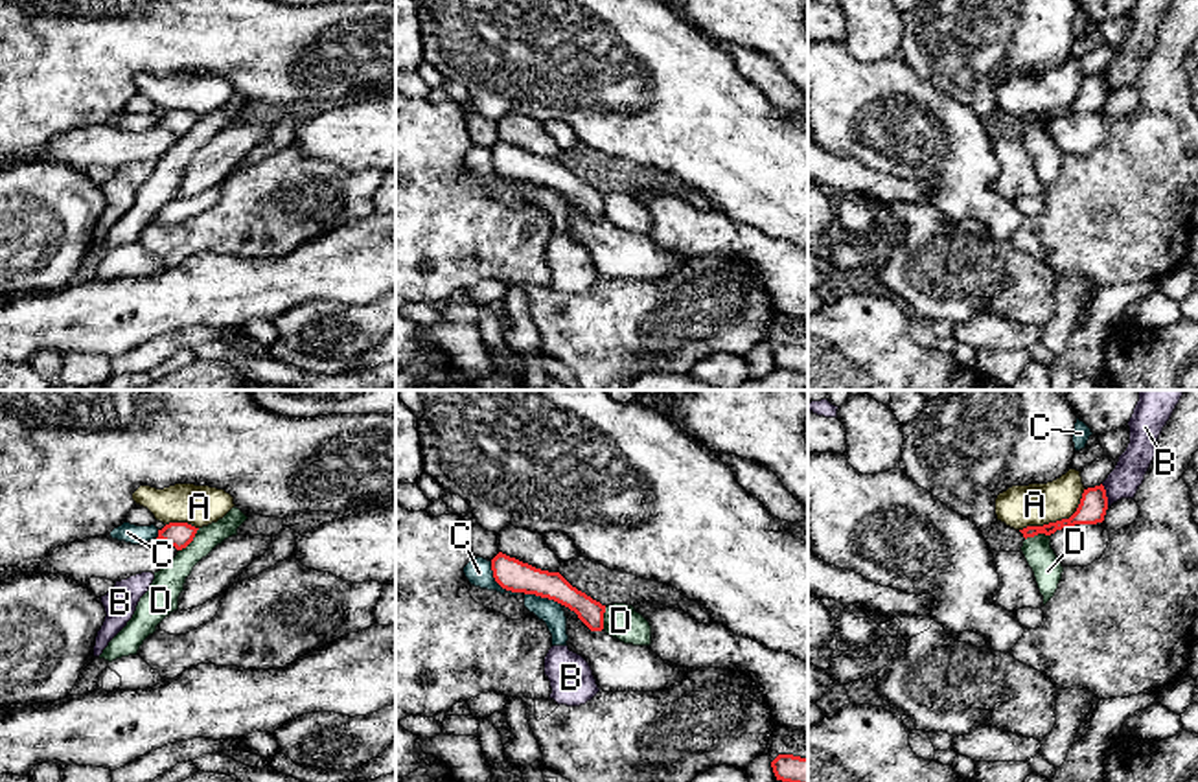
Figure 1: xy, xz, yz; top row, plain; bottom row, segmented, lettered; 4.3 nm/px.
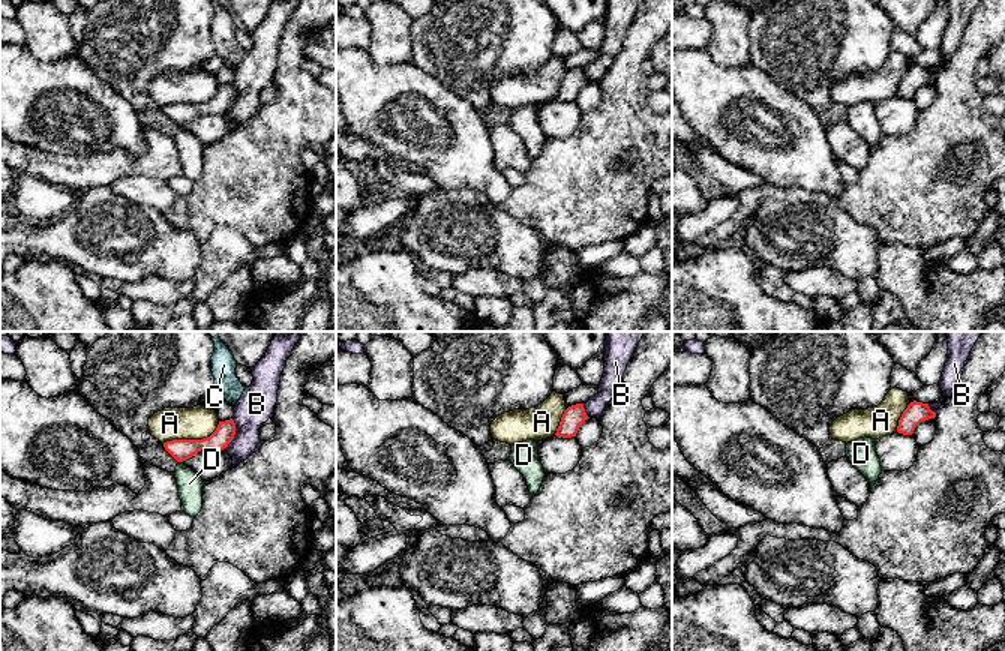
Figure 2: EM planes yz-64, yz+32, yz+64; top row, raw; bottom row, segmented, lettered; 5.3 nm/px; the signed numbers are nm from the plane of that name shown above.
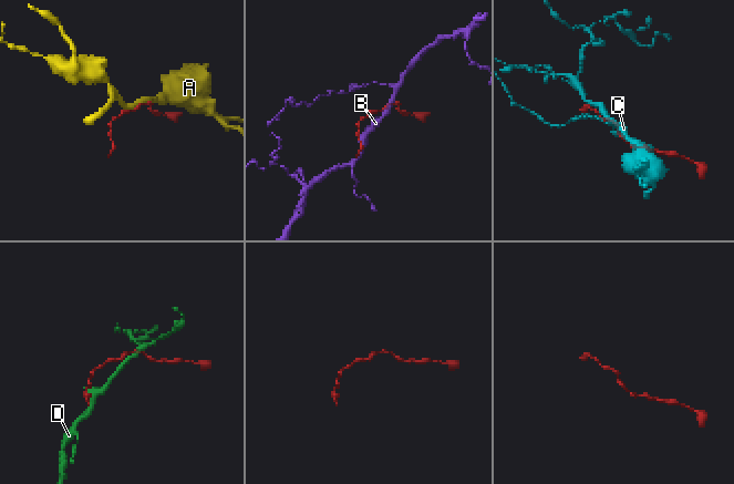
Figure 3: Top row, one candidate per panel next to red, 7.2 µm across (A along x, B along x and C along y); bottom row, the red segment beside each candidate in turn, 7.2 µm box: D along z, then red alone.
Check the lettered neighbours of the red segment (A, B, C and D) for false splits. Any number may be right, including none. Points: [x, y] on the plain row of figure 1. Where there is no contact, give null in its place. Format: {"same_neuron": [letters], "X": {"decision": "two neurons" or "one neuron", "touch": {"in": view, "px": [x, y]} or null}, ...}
{"same_neuron": ["A"], "A": {"decision": "one neuron", "touch": {"in": "yz", "px": [1059, 109]}}, "B": {"decision": "two neurons", "touch": {"in": "yz", "px": [1105, 83]}}, "C": {"decision": "two neurons", "touch": {"in": "xz", "px": [497, 170]}}, "D": {"decision": "two neurons", "touch": {"in": "xy", "px": [190, 129]}}}

